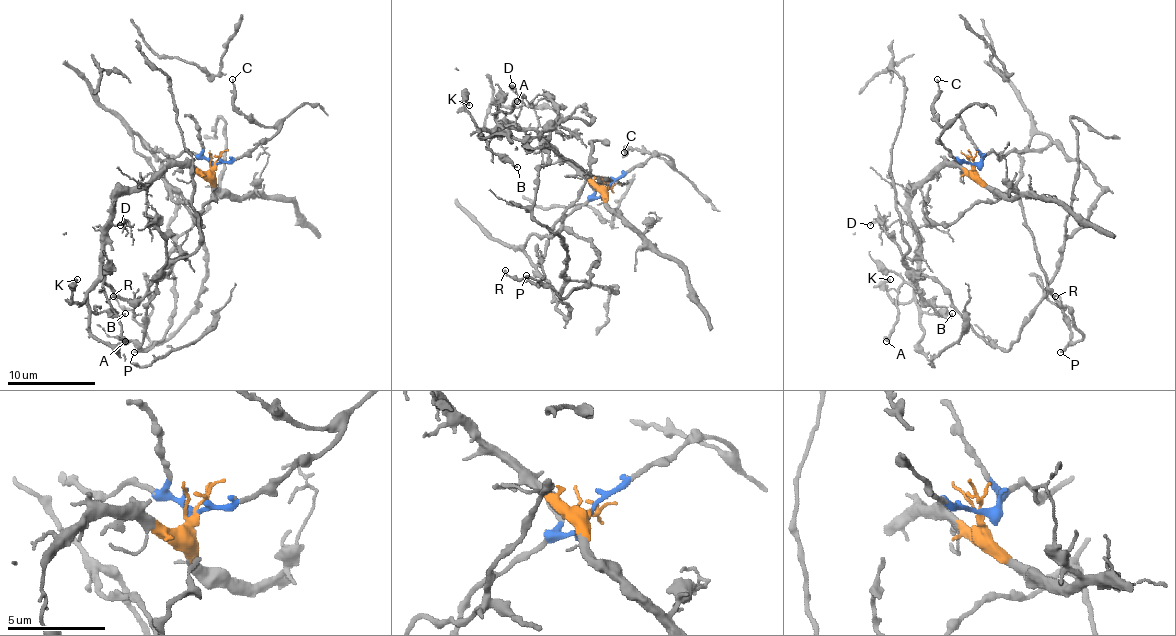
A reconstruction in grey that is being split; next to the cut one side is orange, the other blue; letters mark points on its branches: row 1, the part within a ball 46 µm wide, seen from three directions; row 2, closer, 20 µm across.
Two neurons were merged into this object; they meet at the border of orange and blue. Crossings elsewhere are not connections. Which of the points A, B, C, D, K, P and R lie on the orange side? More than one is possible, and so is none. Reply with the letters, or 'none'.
A, B, D, K

